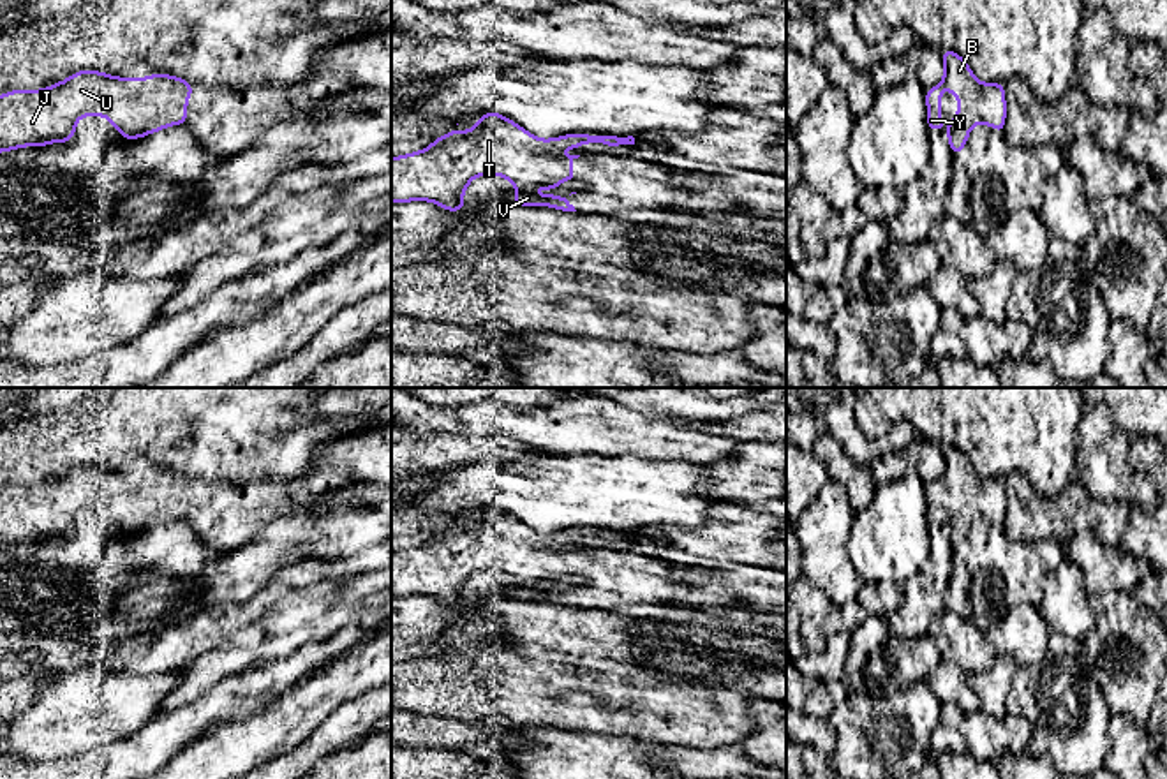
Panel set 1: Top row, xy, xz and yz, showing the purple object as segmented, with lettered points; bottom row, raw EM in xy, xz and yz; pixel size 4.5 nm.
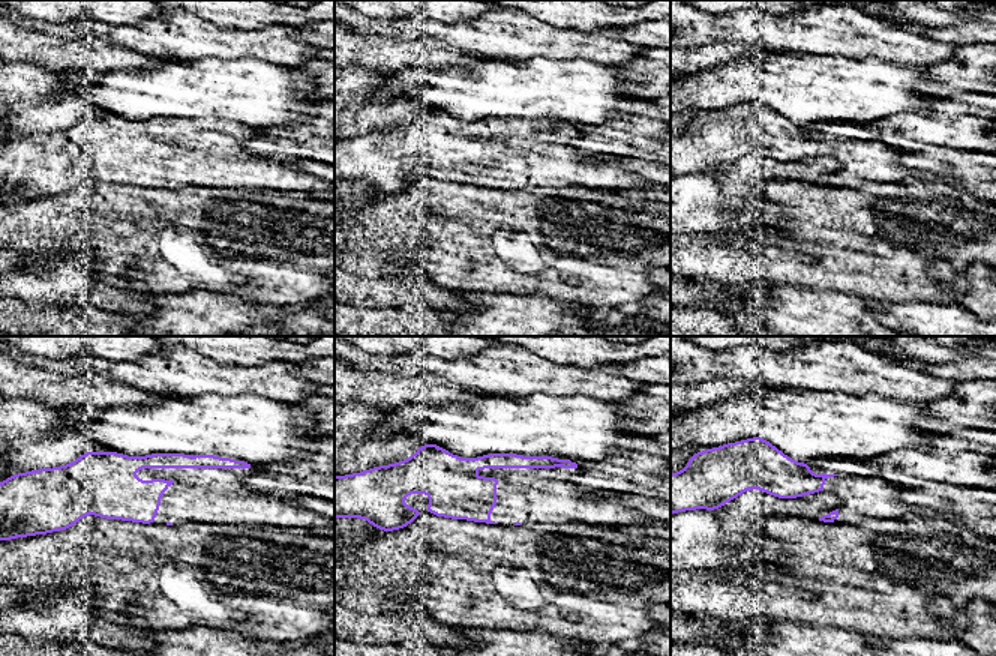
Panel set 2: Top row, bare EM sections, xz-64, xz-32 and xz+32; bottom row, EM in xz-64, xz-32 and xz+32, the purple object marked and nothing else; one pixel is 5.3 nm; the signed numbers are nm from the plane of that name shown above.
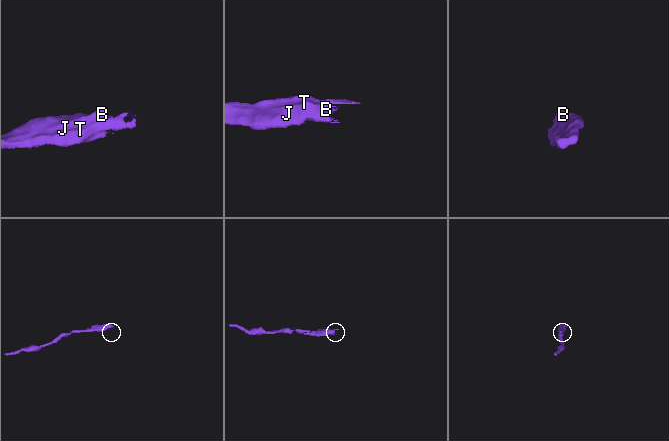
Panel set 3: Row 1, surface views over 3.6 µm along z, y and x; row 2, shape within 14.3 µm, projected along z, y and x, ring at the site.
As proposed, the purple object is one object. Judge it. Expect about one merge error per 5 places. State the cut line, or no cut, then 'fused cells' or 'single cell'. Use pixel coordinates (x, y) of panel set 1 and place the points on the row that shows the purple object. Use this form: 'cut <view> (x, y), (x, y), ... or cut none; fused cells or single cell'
cut none; single cell

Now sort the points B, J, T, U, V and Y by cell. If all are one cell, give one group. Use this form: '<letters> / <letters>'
B J T U V Y

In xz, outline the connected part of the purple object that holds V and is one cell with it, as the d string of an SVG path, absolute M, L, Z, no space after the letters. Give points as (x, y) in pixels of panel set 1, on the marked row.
M487 111L471 130L457 130L455 127L434 139L430 146L407 155L391 159L391 203L430 201L450 211L462 211L464 194L472 178L497 174L513 183L517 196L509 201L522 206L550 206L562 211L576 211L566 199L569 196L536 196L536 187L555 189L566 180L575 180L573 159L580 155L561 157L561 148L576 148L580 145L601 143L612 148L621 145L635 145L635 137L566 134L552 139L539 139L527 132L513 120Z

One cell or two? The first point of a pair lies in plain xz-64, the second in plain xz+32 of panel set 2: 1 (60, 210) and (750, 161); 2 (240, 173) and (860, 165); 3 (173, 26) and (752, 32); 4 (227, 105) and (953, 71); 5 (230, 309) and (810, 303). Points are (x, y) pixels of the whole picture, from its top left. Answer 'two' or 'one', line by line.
1: two
2: one
3: one
4: two
5: one

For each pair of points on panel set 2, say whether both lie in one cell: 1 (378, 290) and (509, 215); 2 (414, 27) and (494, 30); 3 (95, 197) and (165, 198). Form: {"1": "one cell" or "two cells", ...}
{"1": "two cells", "2": "one cell", "3": "one cell"}

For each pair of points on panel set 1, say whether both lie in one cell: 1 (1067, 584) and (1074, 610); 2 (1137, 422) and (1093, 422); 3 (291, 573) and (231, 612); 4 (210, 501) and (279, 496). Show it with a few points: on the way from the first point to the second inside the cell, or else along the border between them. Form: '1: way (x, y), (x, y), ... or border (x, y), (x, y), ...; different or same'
1: way (1067, 591), (1067, 603); same
2: border (1104, 406), (1111, 418), (1132, 437); different
3: way (277, 587), (245, 612); same
4: way (228, 501), (261, 501); same

